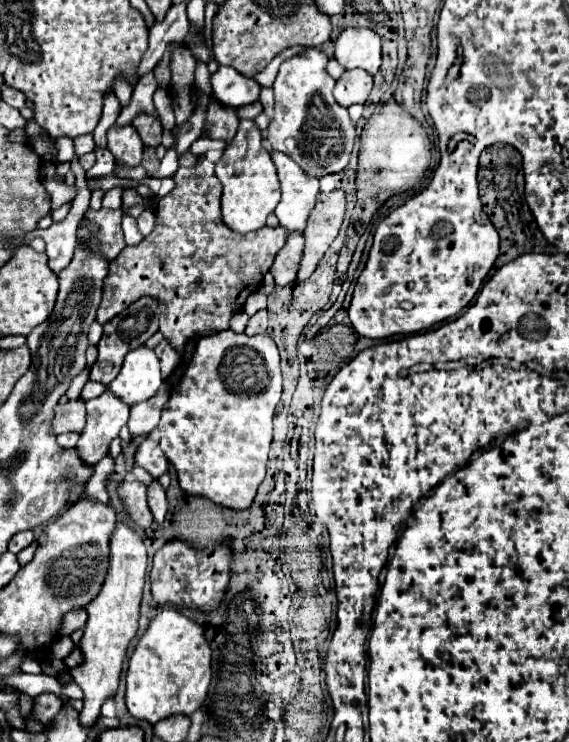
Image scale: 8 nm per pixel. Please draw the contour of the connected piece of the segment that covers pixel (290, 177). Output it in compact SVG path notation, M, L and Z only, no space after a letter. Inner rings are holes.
M270 151L270 157L278 169L278 179L282 185L282 199L276 207L276 217L282 227L290 231L304 231L308 211L312 211L318 195L318 179L306 175L298 163L282 155L280 151Z

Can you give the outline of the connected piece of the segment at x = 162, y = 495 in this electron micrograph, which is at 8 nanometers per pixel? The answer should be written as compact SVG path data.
M152 479L152 483L148 485L148 505L150 505L150 511L152 511L154 519L156 519L158 525L162 527L164 515L166 515L166 511L168 511L168 503L166 503L166 491L164 491L164 487L160 485L158 479Z

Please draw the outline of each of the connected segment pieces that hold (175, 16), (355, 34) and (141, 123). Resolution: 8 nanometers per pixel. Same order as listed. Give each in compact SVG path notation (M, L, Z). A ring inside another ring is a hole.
M186 3L172 5L166 17L150 29L150 43L140 65L136 67L136 79L152 71L152 67L160 61L160 55L164 53L164 47L170 41L184 41L188 33L190 33L190 21L186 17Z
M348 27L336 39L336 61L344 69L360 67L370 75L380 69L380 37L368 27Z
M138 115L132 121L132 125L140 133L144 145L152 145L152 147L160 145L160 139L162 139L162 125L160 125L160 121L156 121L154 117L148 117L148 115Z

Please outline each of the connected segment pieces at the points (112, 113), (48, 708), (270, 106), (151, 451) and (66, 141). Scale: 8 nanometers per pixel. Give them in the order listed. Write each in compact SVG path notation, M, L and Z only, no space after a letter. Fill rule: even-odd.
M113 92L105 94L103 100L102 116L93 132L96 147L107 147L106 133L114 125L122 106Z
M42 693L42 695L34 697L32 713L38 721L44 721L44 723L52 721L52 717L56 717L56 713L60 713L60 709L62 709L62 699L54 693Z
M262 89L260 103L264 105L264 113L272 119L274 117L274 97L272 97L272 89Z
M150 437L140 443L136 451L136 463L144 467L152 477L160 477L168 469L168 461L160 449L160 443Z
M58 137L56 139L56 147L58 147L58 163L72 161L72 157L74 157L74 143L72 143L70 137Z

